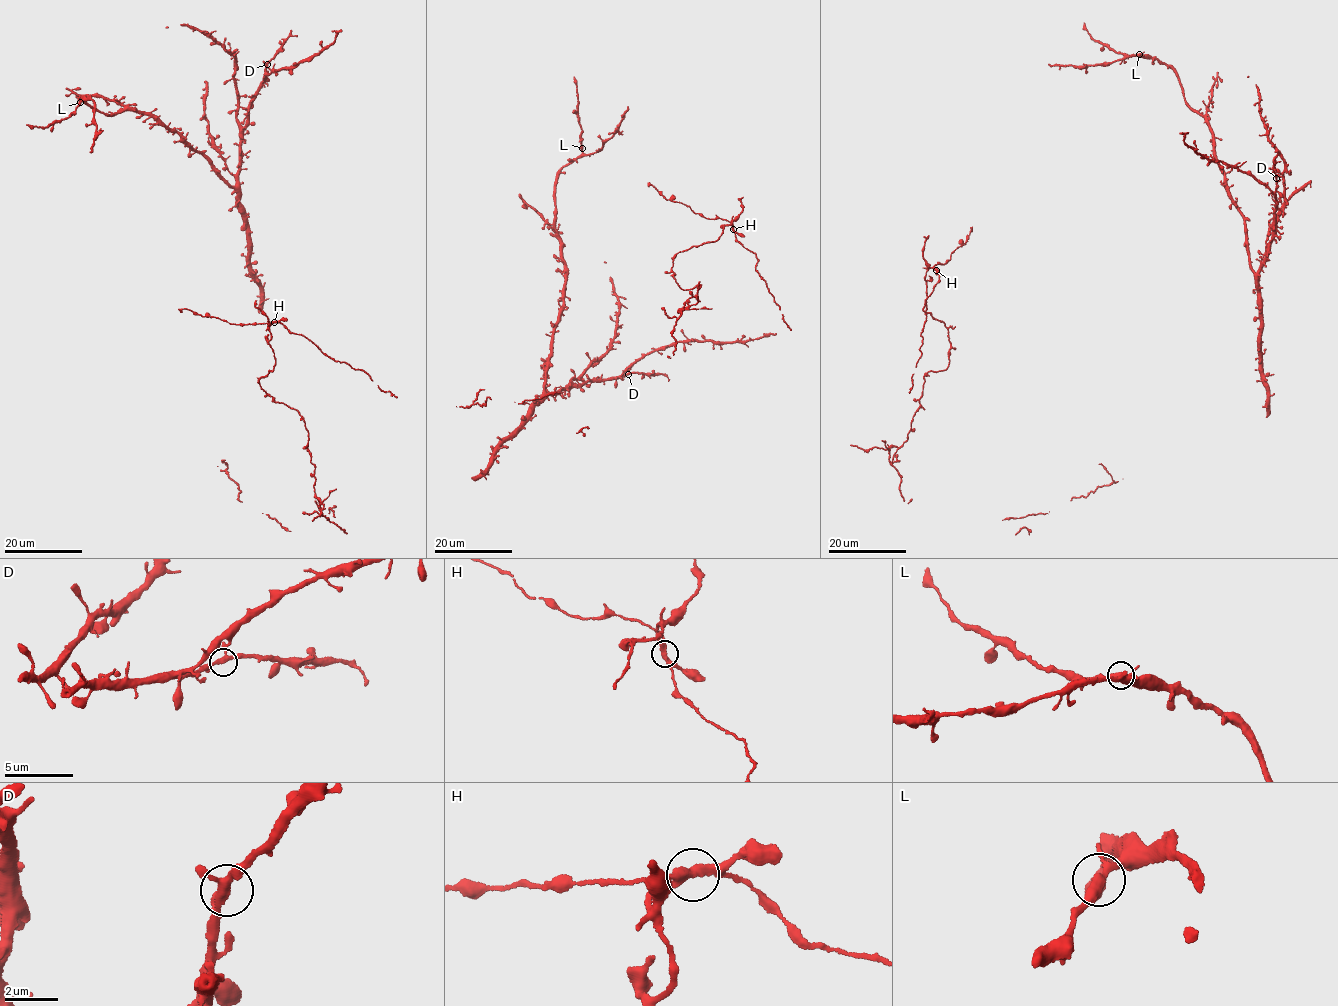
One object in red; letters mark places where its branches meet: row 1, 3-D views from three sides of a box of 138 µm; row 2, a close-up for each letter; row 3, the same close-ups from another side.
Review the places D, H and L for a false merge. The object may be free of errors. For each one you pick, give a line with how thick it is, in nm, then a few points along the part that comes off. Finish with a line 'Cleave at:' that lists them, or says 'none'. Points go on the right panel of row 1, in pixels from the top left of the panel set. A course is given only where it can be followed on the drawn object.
H: 300 nm
Cleave at: H

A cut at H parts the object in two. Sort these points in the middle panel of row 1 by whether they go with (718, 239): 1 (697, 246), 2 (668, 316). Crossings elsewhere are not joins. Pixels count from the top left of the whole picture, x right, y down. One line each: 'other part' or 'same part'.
1: same part
2: same part

